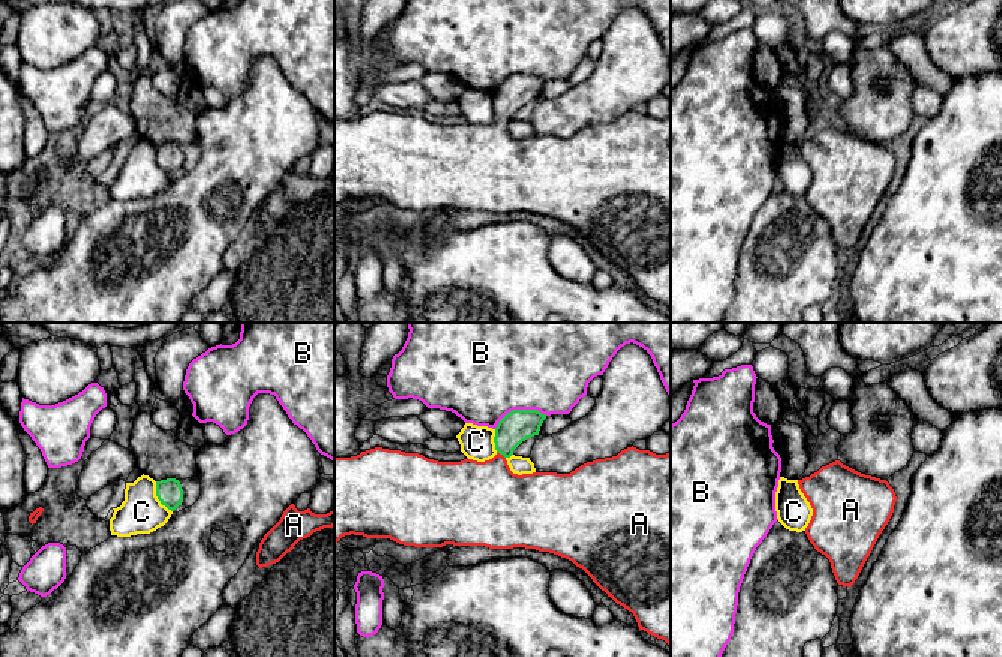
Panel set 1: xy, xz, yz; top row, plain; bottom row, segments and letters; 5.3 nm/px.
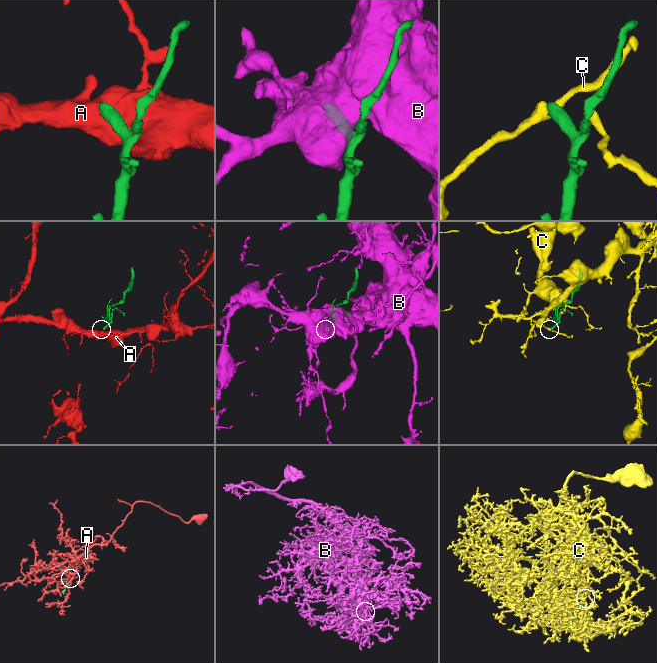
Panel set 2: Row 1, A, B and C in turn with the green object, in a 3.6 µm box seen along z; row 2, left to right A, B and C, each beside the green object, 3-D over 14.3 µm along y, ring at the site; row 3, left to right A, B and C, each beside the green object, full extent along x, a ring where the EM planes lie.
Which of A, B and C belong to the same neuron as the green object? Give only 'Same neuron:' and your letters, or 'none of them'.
Same neuron: A

